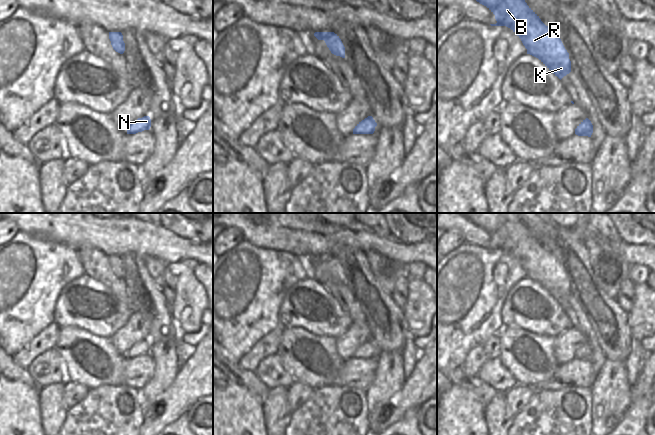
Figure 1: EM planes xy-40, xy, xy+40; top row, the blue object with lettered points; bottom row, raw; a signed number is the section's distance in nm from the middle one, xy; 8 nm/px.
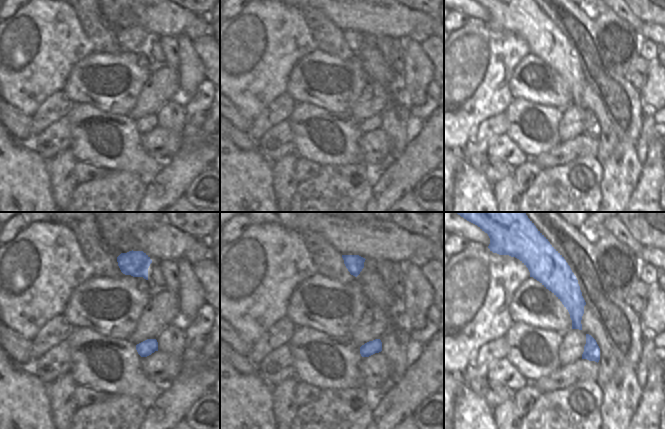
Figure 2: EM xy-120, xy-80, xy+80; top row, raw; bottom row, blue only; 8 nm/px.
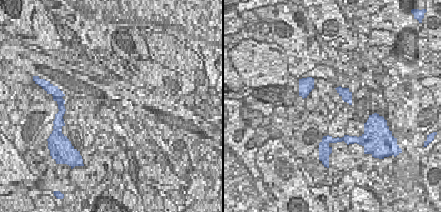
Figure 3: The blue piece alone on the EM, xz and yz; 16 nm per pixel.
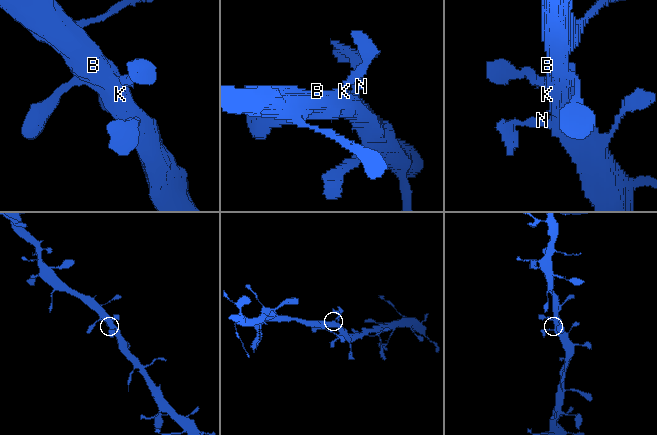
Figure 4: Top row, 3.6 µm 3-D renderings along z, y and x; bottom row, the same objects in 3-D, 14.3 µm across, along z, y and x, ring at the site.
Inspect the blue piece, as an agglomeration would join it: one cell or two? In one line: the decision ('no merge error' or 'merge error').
no merge error

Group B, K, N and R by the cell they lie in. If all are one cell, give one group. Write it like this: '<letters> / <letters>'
B K N R

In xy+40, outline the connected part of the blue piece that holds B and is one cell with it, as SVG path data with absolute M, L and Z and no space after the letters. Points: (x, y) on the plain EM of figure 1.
M459 213L471 222L486 230L497 245L491 250L506 250L522 265L527 278L538 282L560 304L571 296L569 277L559 260L546 250L539 240L527 229L516 213Z

